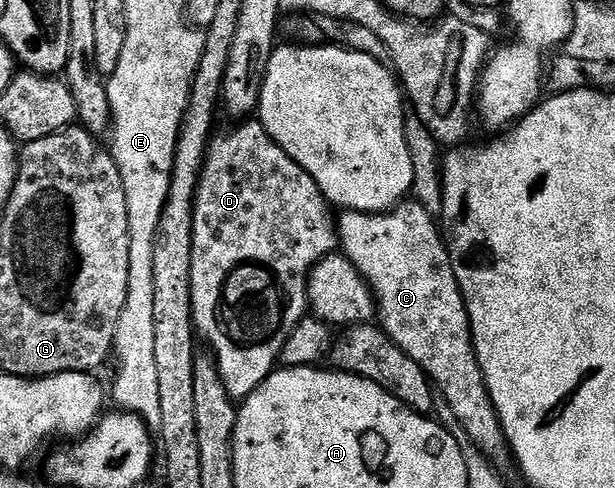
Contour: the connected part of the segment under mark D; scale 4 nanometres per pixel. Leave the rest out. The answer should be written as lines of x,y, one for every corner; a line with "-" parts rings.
240,121
240,122
237,122
237,123
236,123
236,124
235,124
235,125
232,125
232,126
236,126
236,127
232,127
232,128
230,128
230,129
229,129
229,131
224,131
224,132
222,132
222,133
221,133
221,135
220,135
220,132
219,132
219,133
216,133
216,134
213,134
213,136
212,136
212,138
211,138
211,140
210,140
210,142
209,142
209,144
208,144
208,153
207,153
207,155
205,155
205,157
204,157
204,168
203,168
203,169
201,169
201,171
200,171
200,184
198,184
198,185
197,185
197,187
196,187
196,202
195,202
195,203
193,203
193,204
192,204
192,252
191,252
191,253
190,253
190,269
189,269
189,270
188,270
188,280
189,280
189,281
190,281
190,293
191,293
191,294
192,294
192,325
193,325
193,327
194,327
194,328
195,328
195,330
196,330
196,334
197,334
197,336
199,336
199,338
200,338
200,339
201,339
201,340
203,340
203,342
204,342
204,339
205,339
205,341
206,341
206,342
208,342
208,347
209,347
209,348
208,348
208,347
207,347
207,350
208,350
208,351
209,351
209,352
211,352
211,354
212,354
212,355
213,355
213,356
214,356
214,358
215,358
215,360
216,360
216,368
217,368
217,369
218,369
218,373
219,373
219,374
220,374
220,377
221,377
221,379
222,379
222,385
224,385
224,386
225,386
225,387
226,387
226,389
227,389
227,390
228,390
228,396
230,396
230,398
232,398
232,400
234,400
234,401
243,401
243,400
245,400
245,399
247,399
247,398
248,398
248,395
249,395
249,394
250,394
250,393
254,393
254,389
258,389
258,388
259,388
259,387
261,387
261,385
263,385
263,383
265,383
265,382
266,382
266,381
267,381
267,379
268,379
268,377
269,377
269,375
271,375
271,374
272,374
272,372
273,372
273,371
275,371
275,370
277,370
277,367
278,367
278,364
279,364
279,363
280,363
280,350
281,350
281,349
282,349
282,345
284,345
284,344
285,344
285,343
286,343
286,337
288,337
288,336
289,336
289,335
290,335
290,333
292,333
292,332
293,332
293,331
294,331
294,325
298,325
298,321
302,321
302,320
303,320
303,319
305,319
305,317
306,317
306,316
307,316
307,315
308,315
308,314
309,314
309,311
310,311
310,308
309,308
309,306
308,306
308,273
309,273
309,271
311,271
311,270
312,270
312,266
314,266
314,265
315,265
315,264
316,264
316,262
317,262
317,261
319,261
319,260
320,260
320,259
325,259
325,257
327,257
327,256
328,256
328,255
331,255
331,254
333,254
333,252
335,252
335,251
336,251
336,250
337,250
337,247
338,247
338,225
337,225
337,222
336,222
336,221
335,221
335,220
334,220
334,215
333,215
333,219
332,219
332,214
334,214
334,211
333,211
333,208
332,208
332,207
331,207
331,206
330,206
330,204
329,204
329,202
328,202
328,200
327,200
327,199
325,199
325,198
324,198
324,194
322,194
322,193
321,193
321,192
320,192
320,190
319,190
319,189
318,189
318,185
314,185
314,177
310,177
310,173
306,173
306,169
302,169
302,165
298,165
298,164
297,164
297,163
295,163
295,162
294,162
294,160
293,160
293,159
292,159
292,158
291,158
291,157
290,157
290,156
289,156
289,155
288,155
288,154
287,154
287,153
285,153
285,151
283,151
283,149
282,149
282,148
281,148
281,147
279,147
279,146
278,146
278,145
277,145
277,143
275,143
275,141
273,141
273,140
272,140
272,139
271,139
271,137
269,137
269,136
268,136
268,134
267,134
267,133
266,133
266,129
265,129
265,128
264,128
264,126
262,126
262,125
261,125
261,123
259,123
259,121

